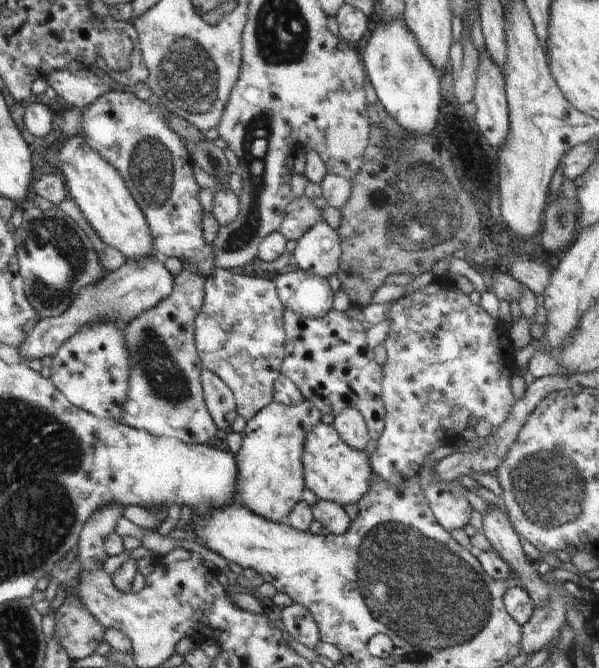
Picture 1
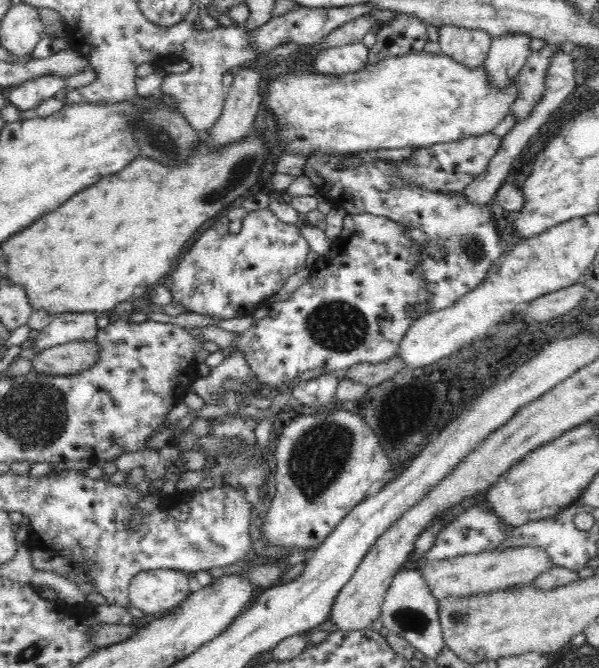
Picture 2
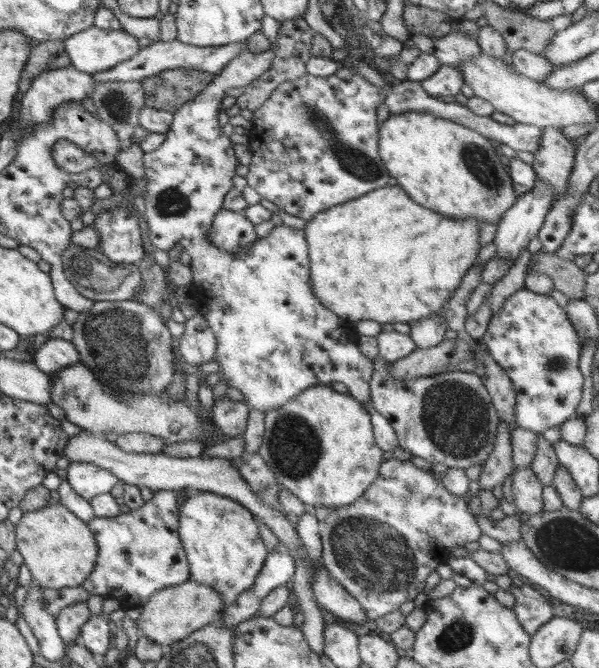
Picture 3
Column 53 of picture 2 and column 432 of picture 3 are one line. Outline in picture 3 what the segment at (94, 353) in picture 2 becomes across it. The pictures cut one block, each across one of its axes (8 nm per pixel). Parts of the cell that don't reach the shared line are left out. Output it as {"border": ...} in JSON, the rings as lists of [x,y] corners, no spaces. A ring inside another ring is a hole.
{"border":[[[458,337],[455,339],[444,338],[444,340],[436,346],[430,348],[417,347],[416,350],[408,354],[408,356],[391,363],[386,363],[386,366],[390,366],[390,376],[396,380],[408,380],[454,371],[472,372],[482,378],[486,389],[488,389],[491,402],[497,410],[499,419],[504,420],[504,422],[508,424],[508,430],[512,431],[514,428],[518,428],[516,413],[514,413],[516,391],[514,391],[514,387],[512,387],[512,381],[496,360],[485,350],[481,342],[468,344]]]}

